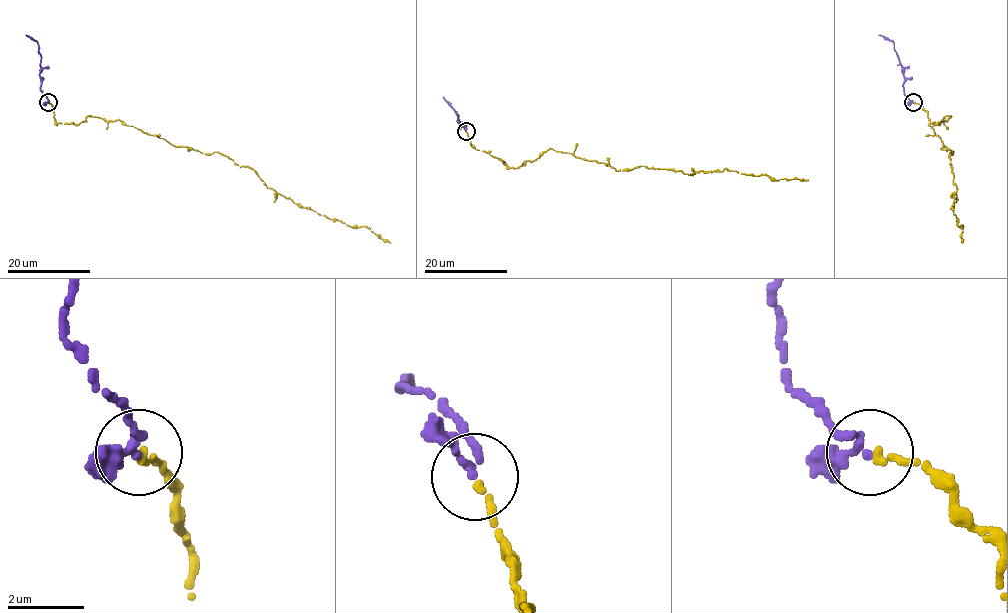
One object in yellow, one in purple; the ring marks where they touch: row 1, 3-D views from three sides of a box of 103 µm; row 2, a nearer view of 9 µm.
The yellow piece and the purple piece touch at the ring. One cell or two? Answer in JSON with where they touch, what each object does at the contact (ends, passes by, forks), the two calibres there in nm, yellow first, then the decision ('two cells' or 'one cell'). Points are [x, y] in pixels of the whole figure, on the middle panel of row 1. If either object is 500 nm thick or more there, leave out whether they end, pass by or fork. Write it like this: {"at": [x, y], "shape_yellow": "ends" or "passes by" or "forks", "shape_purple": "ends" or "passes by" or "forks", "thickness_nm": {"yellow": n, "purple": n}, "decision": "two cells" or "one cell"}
{"at": [466, 131], "shape_yellow": "ends", "shape_purple": "passes by", "thickness_nm": {"yellow": 200, "purple": 180}, "decision": "one cell"}

